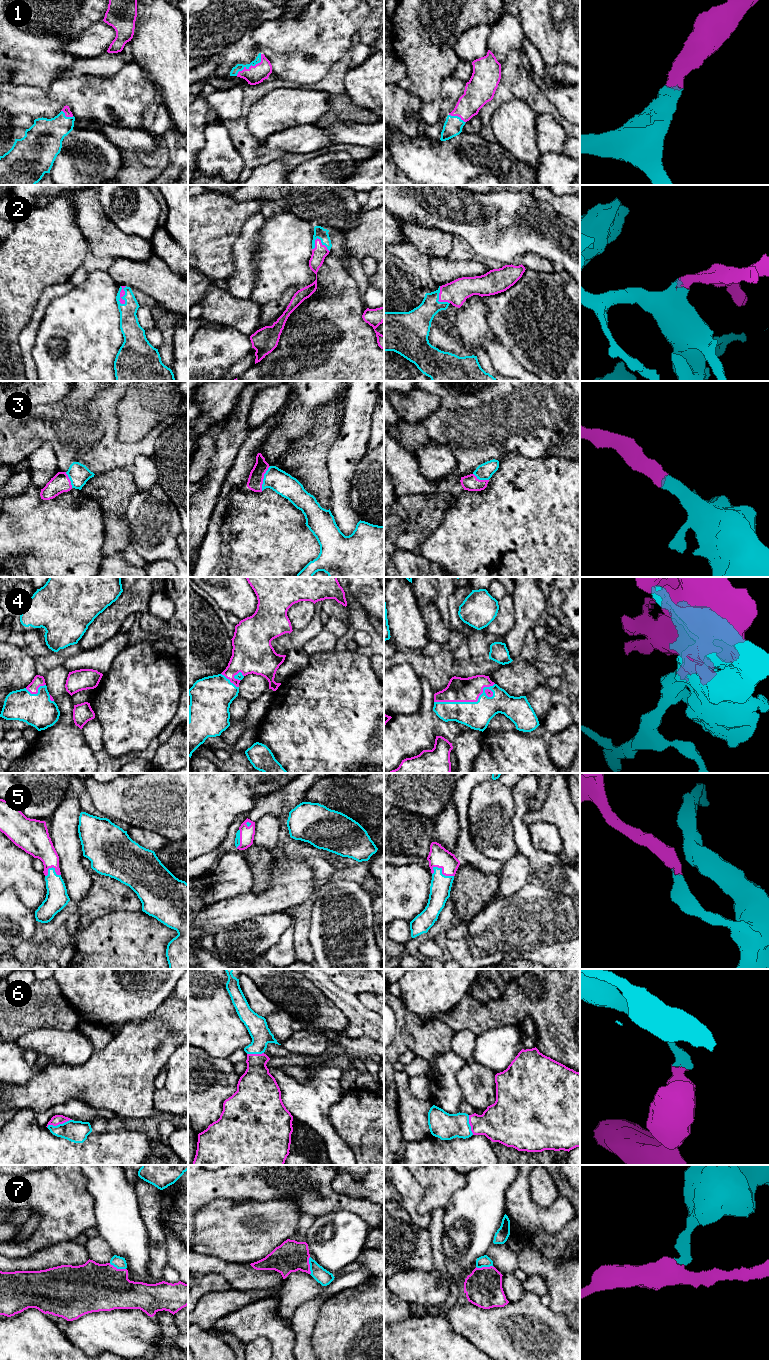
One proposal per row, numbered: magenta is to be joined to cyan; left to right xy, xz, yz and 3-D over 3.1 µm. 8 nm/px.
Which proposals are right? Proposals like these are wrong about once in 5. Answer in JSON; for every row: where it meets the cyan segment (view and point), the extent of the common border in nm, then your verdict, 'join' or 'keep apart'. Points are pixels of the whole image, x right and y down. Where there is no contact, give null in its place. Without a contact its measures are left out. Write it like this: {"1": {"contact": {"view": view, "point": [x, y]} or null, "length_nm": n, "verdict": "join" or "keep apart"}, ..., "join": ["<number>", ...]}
{"1": {"contact": {"view": "xz", "point": [251, 64]}, "length_nm": 260, "verdict": "join"}, "2": {"contact": {"view": "xy", "point": [124, 295]}, "length_nm": 160, "verdict": "join"}, "3": {"contact": {"view": "xz", "point": [264, 478]}, "length_nm": 220, "verdict": "join"}, "4": {"contact": {"view": "yz", "point": [465, 702]}, "length_nm": 500, "verdict": "join"}, "5": {"contact": {"view": "yz", "point": [441, 872]}, "length_nm": 190, "verdict": "join"}, "6": {"contact": {"view": "xy", "point": [59, 1124]}, "length_nm": 220, "verdict": "join"}, "7": {"contact": {"view": "yz", "point": [485, 1266]}, "length_nm": 140, "verdict": "keep apart"}, "join": ["1", "2", "3", "4", "5", "6"]}

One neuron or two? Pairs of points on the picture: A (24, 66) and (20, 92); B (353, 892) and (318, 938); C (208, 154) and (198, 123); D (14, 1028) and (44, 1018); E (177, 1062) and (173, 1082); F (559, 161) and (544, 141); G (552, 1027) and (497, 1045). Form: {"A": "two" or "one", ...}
{"A": "two", "B": "one", "C": "two", "D": "one", "E": "one", "F": "two", "G": "two"}

